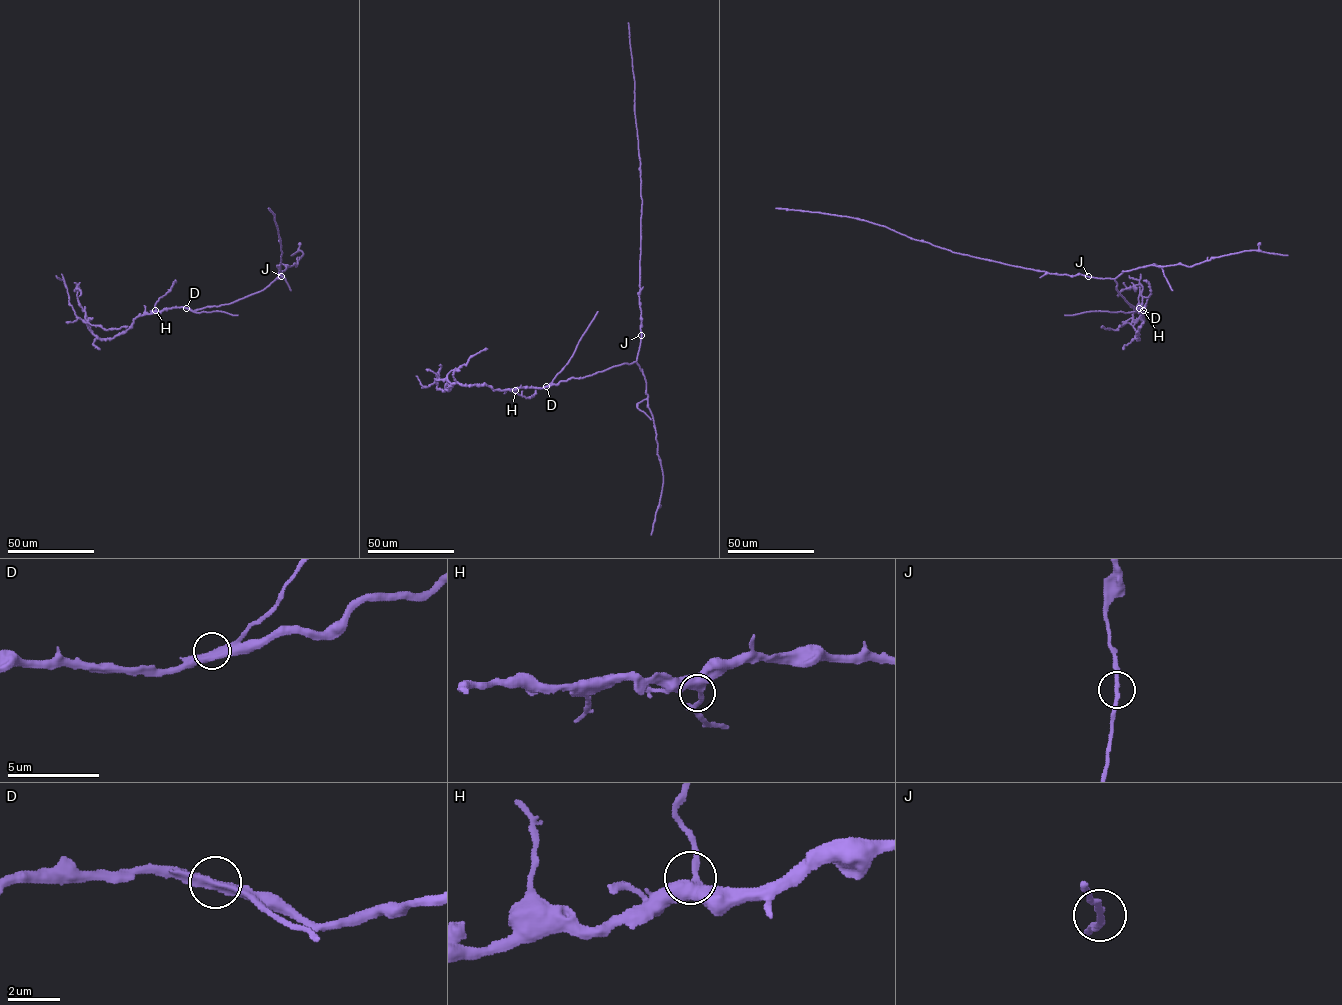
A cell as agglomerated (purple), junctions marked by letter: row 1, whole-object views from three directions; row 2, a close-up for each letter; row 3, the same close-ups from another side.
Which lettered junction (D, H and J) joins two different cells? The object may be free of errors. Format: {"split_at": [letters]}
{"split_at": []}

